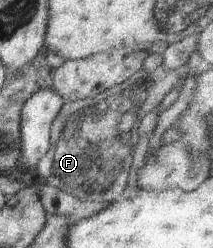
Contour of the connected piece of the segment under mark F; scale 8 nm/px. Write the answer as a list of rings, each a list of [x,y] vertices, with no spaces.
[[[188,64],[174,70],[163,65],[152,72],[140,69],[123,83],[97,94],[91,99],[65,102],[50,125],[50,146],[38,160],[35,177],[68,192],[81,201],[120,200],[126,188],[138,126],[150,110],[182,80],[190,77]]]

